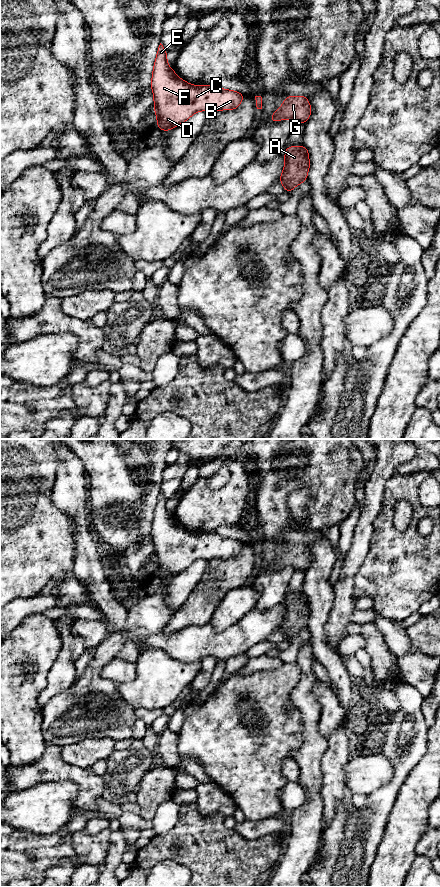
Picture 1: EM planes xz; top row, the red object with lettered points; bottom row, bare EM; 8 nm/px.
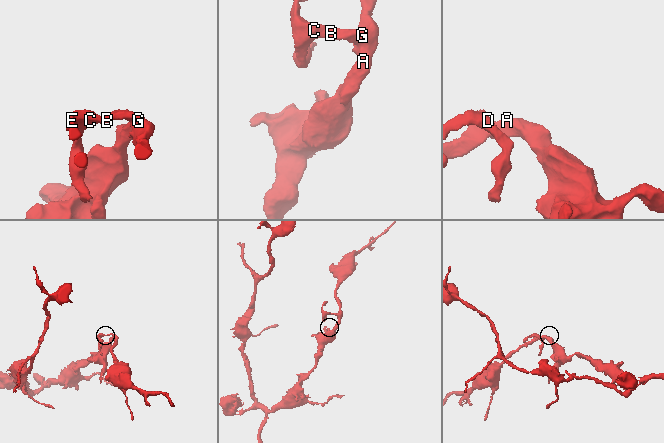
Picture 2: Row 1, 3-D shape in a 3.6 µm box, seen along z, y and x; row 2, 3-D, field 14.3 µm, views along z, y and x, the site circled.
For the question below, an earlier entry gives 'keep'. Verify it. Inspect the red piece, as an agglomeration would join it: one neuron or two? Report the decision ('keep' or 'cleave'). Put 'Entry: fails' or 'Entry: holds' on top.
Entry: holds
keep

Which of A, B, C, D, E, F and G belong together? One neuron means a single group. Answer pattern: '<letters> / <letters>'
A B C D E F G

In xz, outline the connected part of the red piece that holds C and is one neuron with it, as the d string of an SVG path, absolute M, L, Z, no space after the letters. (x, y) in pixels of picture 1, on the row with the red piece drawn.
M160 43L154 63L151 88L157 126L168 131L198 111L237 109L244 94L215 85L196 86L179 78L167 65L167 51Z

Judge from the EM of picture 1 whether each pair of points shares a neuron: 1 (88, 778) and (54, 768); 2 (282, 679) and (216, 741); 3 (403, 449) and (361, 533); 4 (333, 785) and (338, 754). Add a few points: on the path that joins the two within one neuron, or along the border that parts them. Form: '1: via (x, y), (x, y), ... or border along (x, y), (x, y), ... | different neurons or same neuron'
1: via (80, 777), (74, 773), (62, 771) | same neuron
2: via (258, 687), (246, 687), (234, 693), (232, 717) | same neuron
3: via (384, 470), (374, 485), (373, 504), (369, 512) | same neuron
4: via (333, 777), (333, 762) | same neuron

